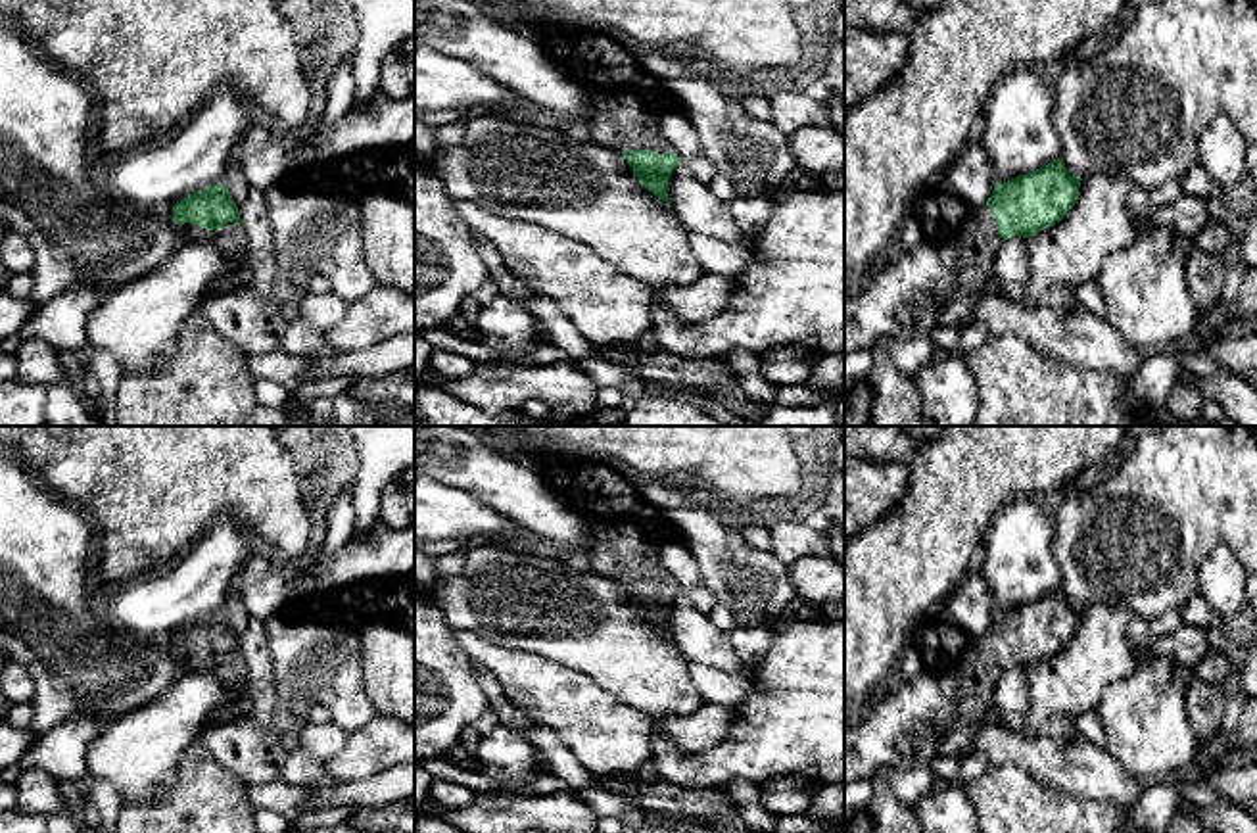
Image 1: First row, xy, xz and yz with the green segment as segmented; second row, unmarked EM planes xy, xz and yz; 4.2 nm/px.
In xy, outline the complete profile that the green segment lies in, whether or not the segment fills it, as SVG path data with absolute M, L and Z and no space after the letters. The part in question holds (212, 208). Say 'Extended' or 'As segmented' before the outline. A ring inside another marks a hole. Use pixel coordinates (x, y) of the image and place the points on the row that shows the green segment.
Extended. M223 182L177 202L173 223L184 232L186 244L213 244L244 265L246 234L240 228L238 207Z

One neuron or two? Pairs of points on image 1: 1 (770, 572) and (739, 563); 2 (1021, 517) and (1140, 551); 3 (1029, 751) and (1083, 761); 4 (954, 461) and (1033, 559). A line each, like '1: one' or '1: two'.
1: one
2: two
3: one
4: two

